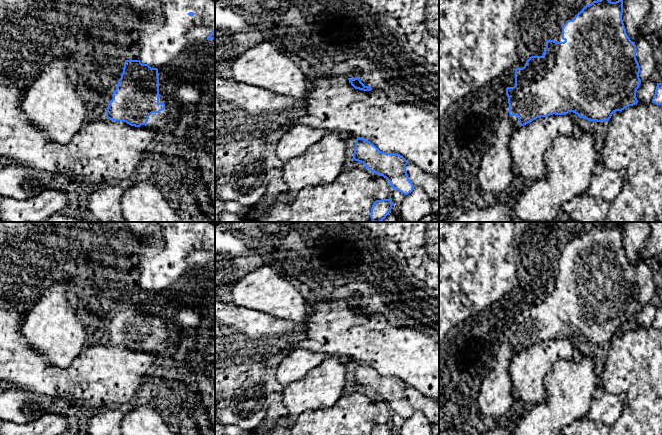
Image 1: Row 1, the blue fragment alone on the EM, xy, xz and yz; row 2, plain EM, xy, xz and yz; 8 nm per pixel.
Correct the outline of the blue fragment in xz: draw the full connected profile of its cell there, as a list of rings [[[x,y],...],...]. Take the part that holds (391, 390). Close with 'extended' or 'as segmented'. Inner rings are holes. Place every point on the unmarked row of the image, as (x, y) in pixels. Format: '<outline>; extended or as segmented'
[[[357,361],[353,384],[363,387],[365,392],[386,402],[393,413],[404,419],[411,417],[415,411],[409,404],[406,395],[408,385],[403,380],[382,376],[364,362]]]; as segmented

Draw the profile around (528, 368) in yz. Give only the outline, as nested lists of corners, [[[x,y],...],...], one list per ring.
[[[553,338],[537,342],[516,353],[509,366],[515,400],[535,405],[544,401],[546,376],[559,360],[573,359],[575,348],[567,338]]]

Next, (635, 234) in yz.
[[[623,222],[622,244],[631,265],[641,263],[640,253],[650,236],[647,222]]]

